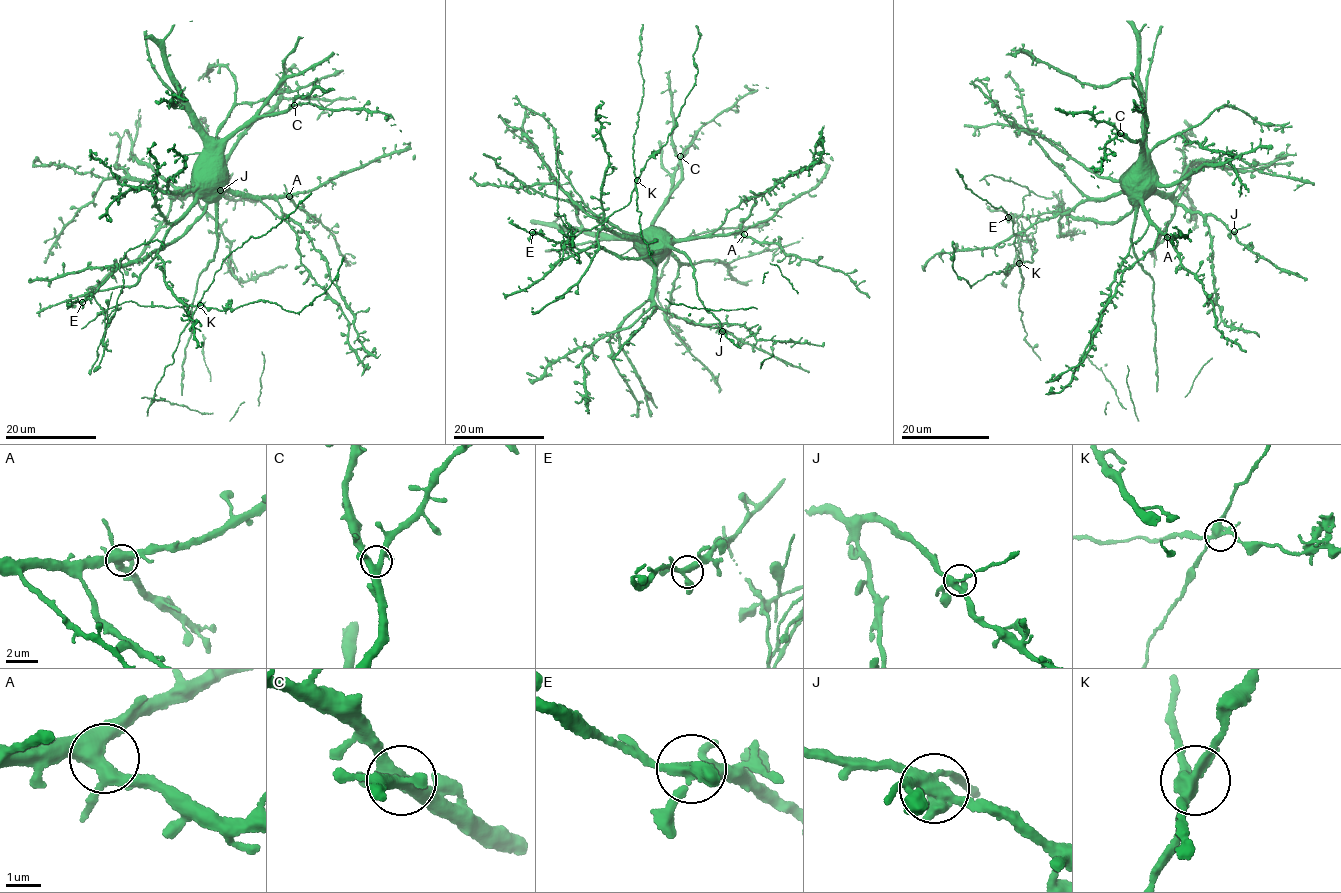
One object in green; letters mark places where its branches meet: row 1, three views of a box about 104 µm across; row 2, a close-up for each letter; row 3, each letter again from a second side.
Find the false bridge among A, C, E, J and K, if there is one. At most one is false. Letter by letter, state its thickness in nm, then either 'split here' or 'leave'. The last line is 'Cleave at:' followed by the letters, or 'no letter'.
A: 480 nm thick; leave
C: 380 nm thick; leave
E: 320 nm thick; leave
J: 380 nm thick; leave
K: 340 nm thick; split here
Cleave at: K

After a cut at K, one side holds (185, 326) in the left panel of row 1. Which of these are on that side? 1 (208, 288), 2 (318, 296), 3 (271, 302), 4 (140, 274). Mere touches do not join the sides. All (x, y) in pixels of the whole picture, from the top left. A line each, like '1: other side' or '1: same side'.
1: same side
2: other side
3: other side
4: same side

